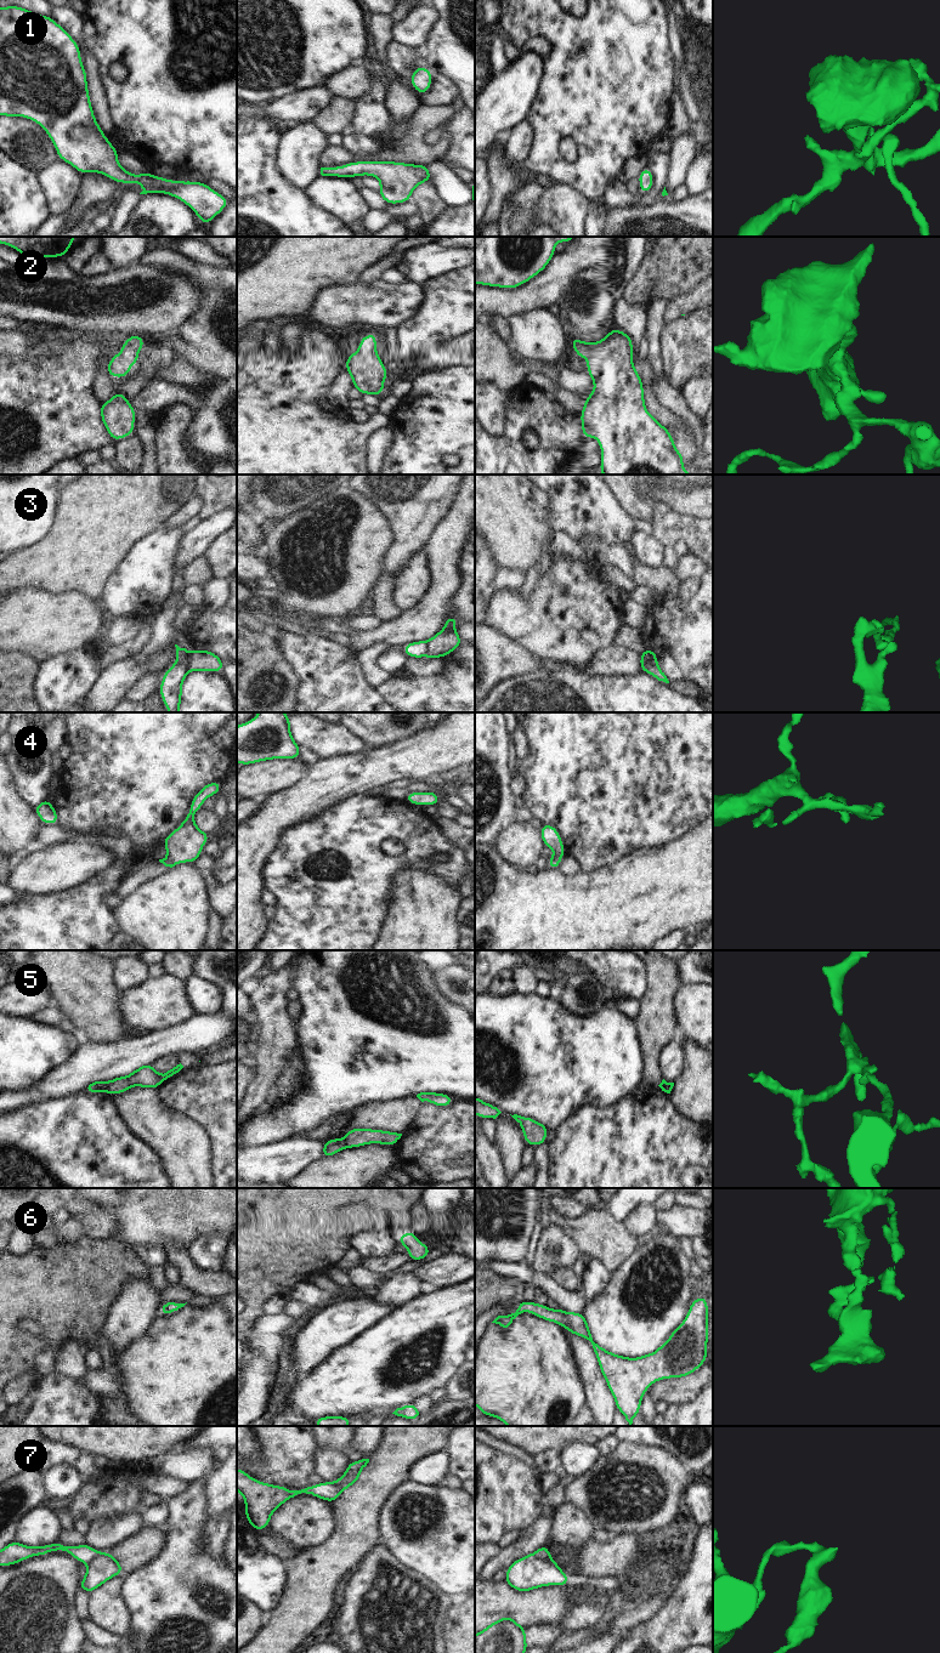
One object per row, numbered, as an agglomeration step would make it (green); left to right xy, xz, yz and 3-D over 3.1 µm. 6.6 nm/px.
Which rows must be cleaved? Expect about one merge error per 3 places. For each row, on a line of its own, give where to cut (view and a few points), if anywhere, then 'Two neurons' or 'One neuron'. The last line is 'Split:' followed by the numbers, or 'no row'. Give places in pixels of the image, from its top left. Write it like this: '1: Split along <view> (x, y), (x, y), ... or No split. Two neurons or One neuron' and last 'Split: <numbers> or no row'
1: No split. One neuron
2: No split. One neuron
3: Split along xy (190, 652), (188, 670). Two neurons
4: No split. One neuron
5: Split along xy (107, 1083), (105, 1091). Two neurons
6: No split. One neuron
7: Split along xy (102, 1552), (96, 1554), (88, 1565). Two neurons
Split: 3, 5, 7.

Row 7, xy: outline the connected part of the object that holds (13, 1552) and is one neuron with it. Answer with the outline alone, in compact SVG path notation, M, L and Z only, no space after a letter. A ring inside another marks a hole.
M58 1540L43 1546L27 1546L18 1541L12 1541L0 1550L0 1566L12 1566L34 1556L45 1556L52 1551L63 1551L72 1555L78 1562L89 1564L95 1555L102 1553L92 1549L87 1543L78 1546L67 1546Z

